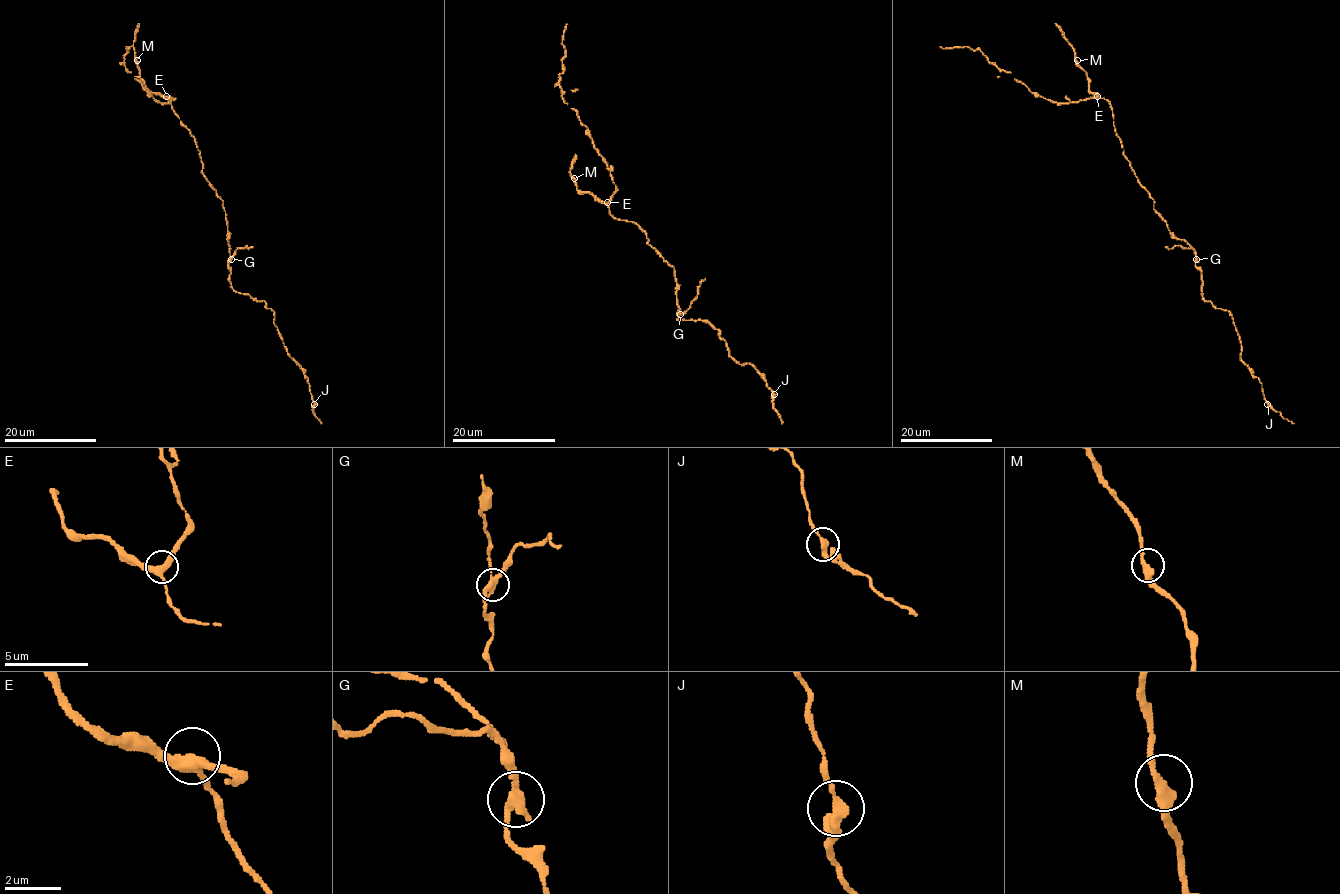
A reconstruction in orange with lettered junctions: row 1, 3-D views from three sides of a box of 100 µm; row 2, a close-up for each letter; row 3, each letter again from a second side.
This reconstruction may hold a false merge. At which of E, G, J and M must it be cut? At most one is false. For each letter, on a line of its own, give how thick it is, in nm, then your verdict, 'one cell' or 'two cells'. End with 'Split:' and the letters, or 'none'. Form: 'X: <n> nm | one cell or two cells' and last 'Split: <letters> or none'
E: 320 nm | one cell
G: 280 nm | two cells
J: 320 nm | one cell
M: 340 nm | one cell
Split: G

